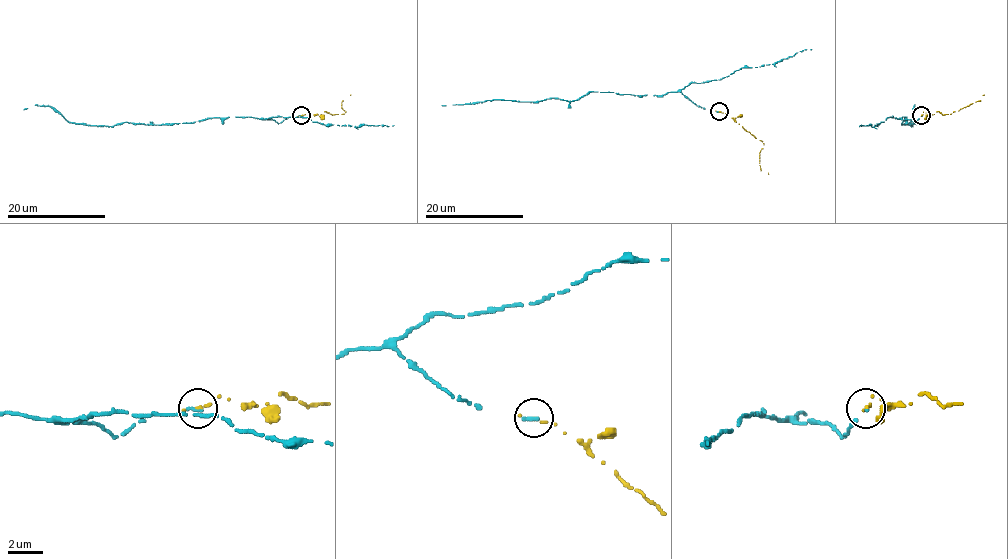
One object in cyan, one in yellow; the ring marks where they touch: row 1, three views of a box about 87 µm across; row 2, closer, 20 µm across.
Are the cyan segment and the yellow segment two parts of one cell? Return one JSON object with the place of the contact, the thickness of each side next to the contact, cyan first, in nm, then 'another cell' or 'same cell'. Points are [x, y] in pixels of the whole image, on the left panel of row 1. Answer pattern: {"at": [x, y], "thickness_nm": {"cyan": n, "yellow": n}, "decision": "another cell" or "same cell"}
{"at": [301, 115], "thickness_nm": {"cyan": 240, "yellow": 200}, "decision": "same cell"}

